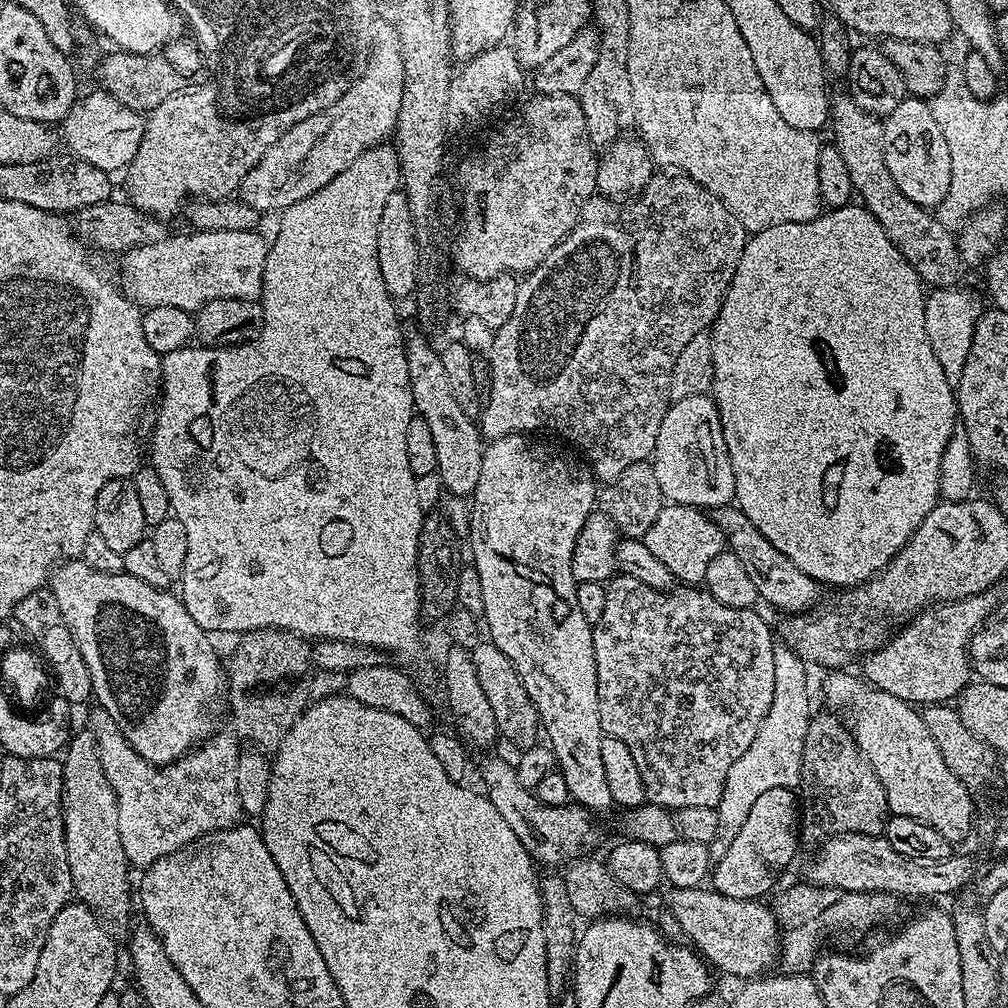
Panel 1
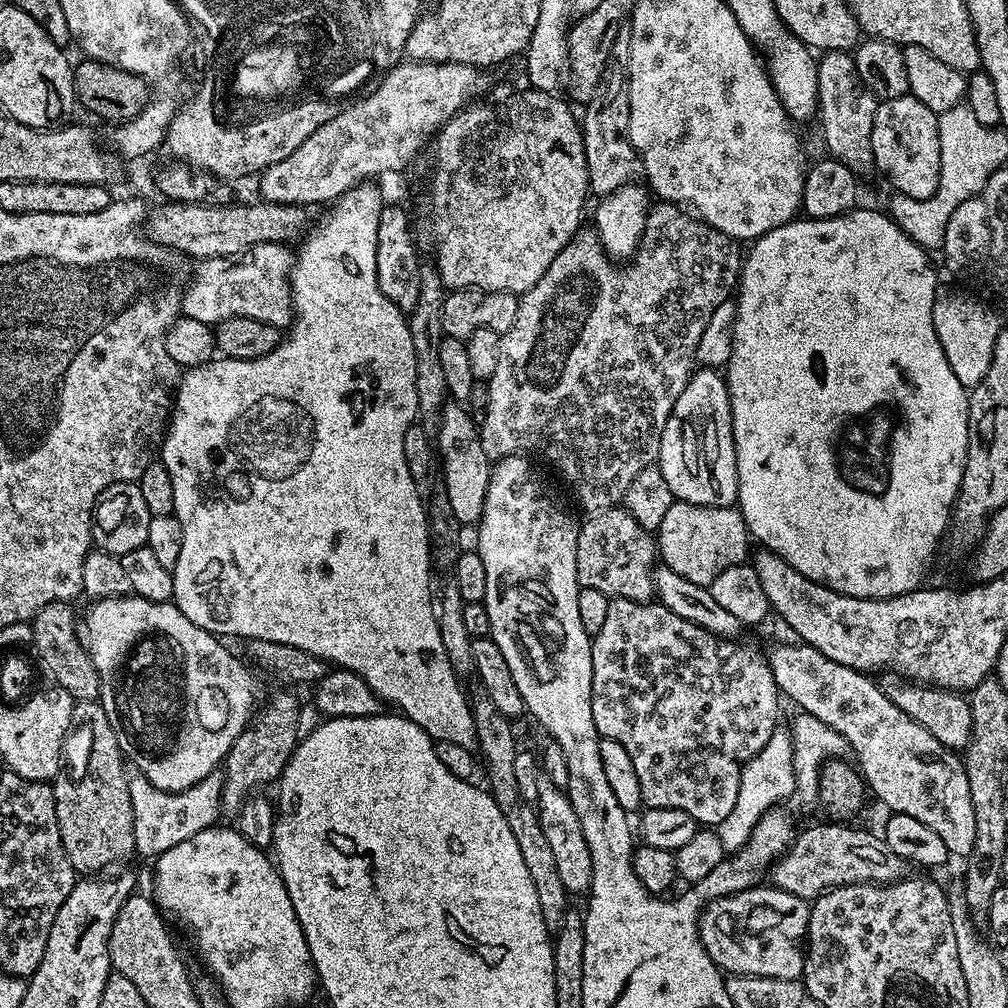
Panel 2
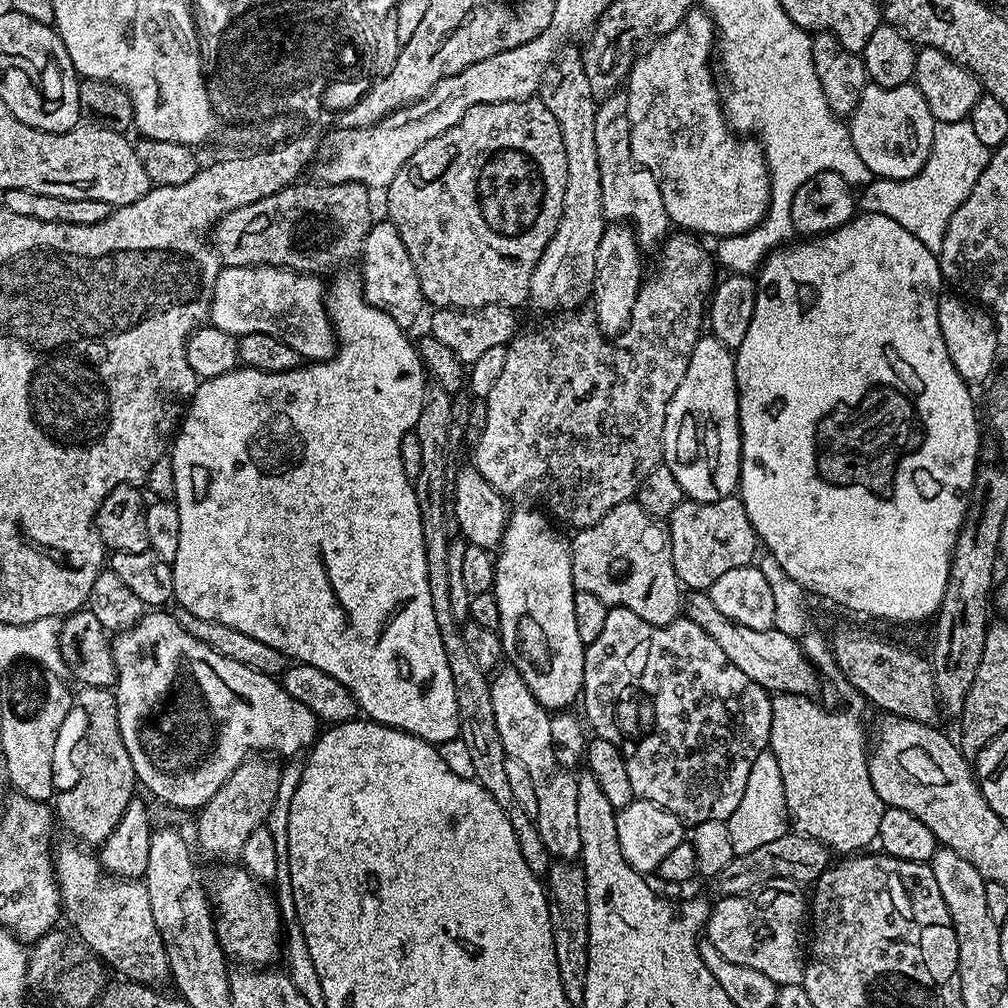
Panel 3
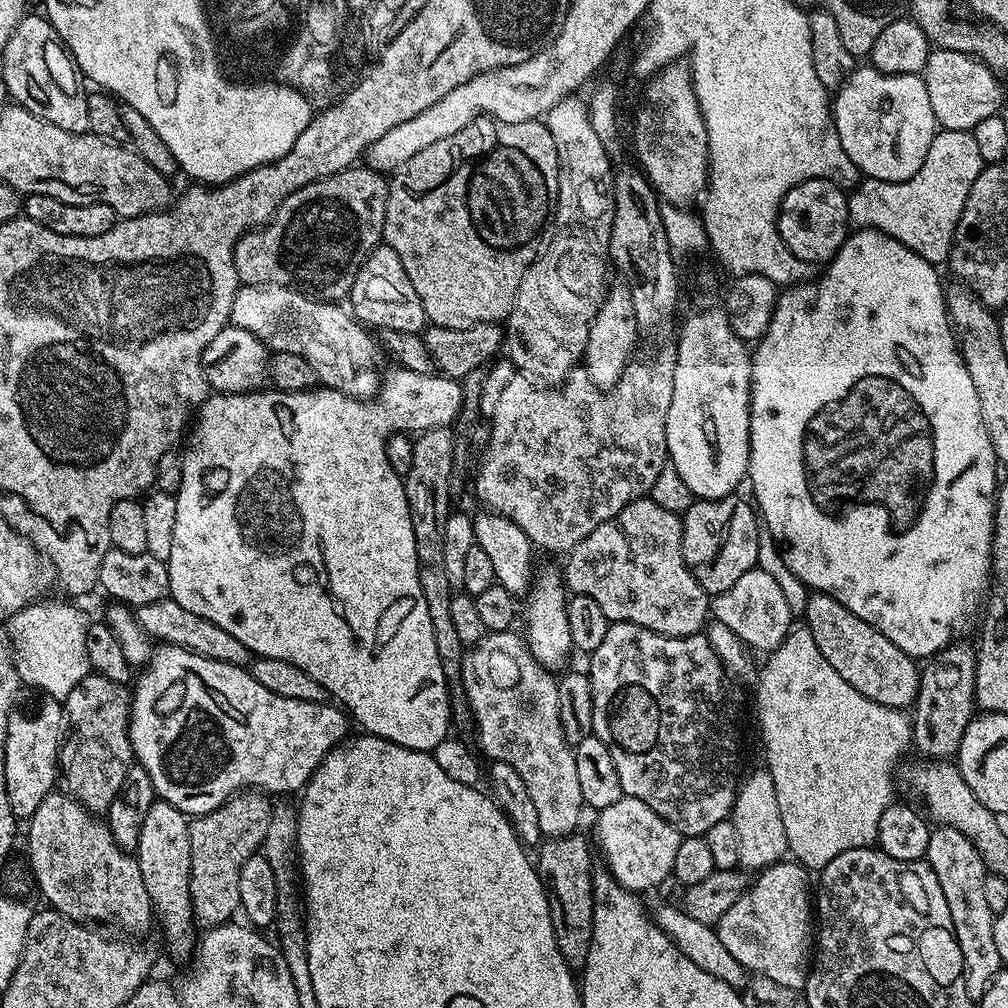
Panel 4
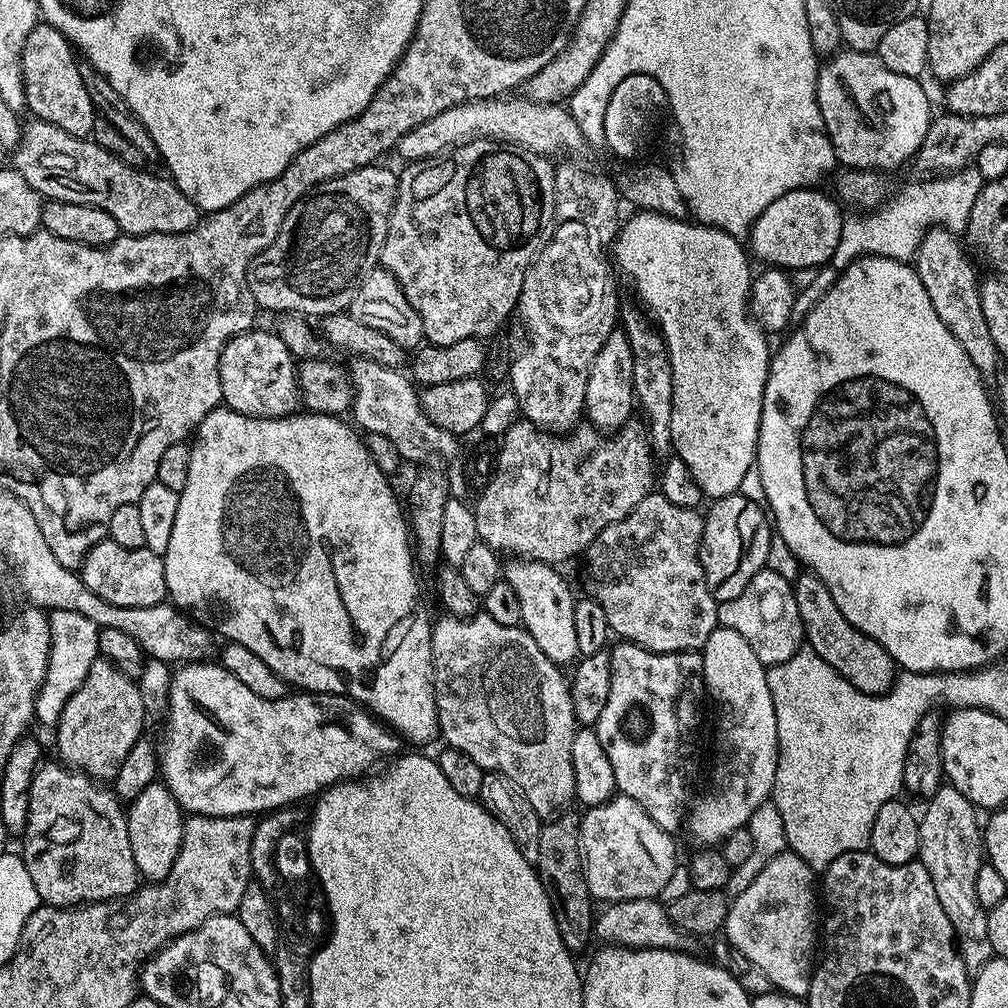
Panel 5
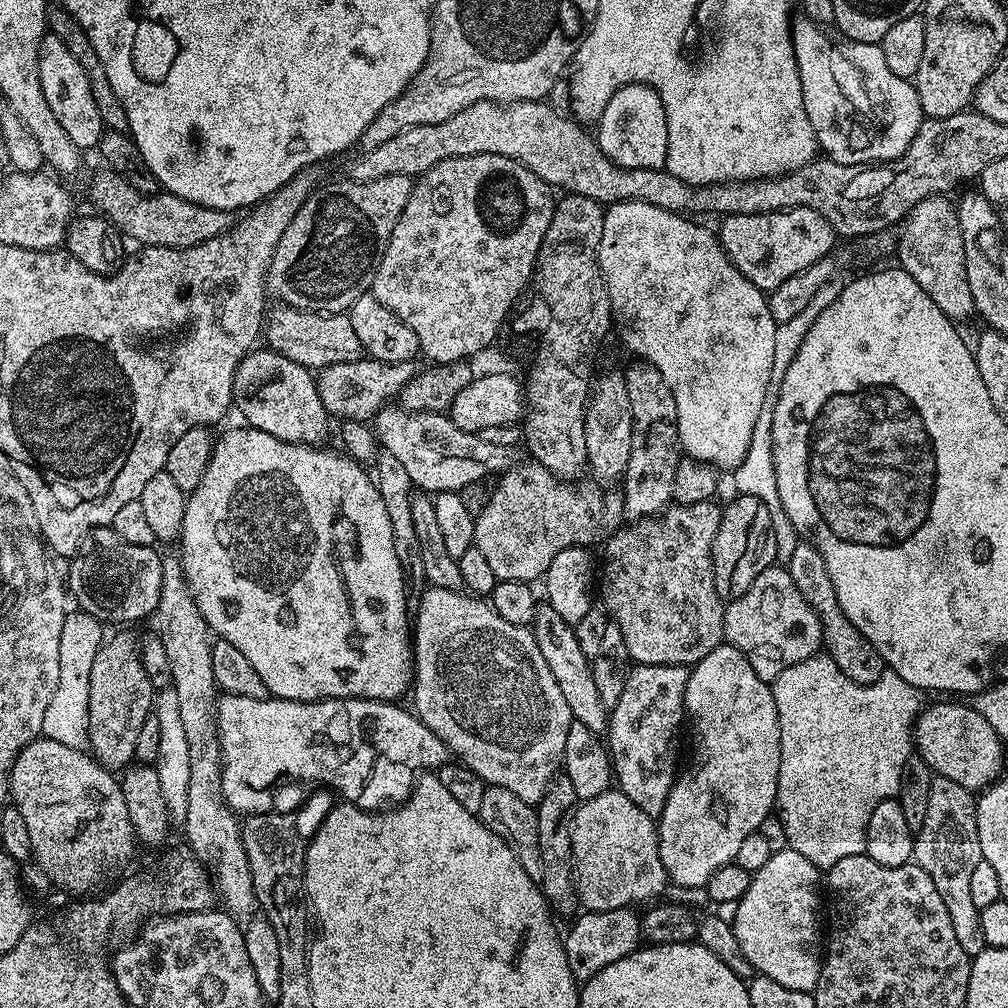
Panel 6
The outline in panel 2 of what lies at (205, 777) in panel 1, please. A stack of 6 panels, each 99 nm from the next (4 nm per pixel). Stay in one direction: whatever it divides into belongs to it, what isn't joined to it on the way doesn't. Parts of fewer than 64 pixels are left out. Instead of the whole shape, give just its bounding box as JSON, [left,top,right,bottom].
[129,771,224,858]

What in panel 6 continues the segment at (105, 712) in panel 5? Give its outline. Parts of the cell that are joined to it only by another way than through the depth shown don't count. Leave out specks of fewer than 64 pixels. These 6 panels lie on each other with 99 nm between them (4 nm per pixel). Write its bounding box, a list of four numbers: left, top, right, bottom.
[88,635,154,770]

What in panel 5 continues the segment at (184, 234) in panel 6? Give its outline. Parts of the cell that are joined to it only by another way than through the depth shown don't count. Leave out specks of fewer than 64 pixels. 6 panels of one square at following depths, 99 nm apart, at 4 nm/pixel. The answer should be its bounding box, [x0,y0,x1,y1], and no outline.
[14,119,200,236]

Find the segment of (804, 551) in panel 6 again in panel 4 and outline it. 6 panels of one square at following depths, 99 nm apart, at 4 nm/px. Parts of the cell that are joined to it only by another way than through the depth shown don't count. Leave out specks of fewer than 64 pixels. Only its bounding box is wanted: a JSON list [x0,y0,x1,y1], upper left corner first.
[803,592,920,709]

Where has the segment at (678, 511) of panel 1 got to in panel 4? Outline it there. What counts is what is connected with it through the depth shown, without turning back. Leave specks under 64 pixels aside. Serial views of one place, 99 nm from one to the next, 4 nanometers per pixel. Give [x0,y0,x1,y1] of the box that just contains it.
[682,494,758,597]

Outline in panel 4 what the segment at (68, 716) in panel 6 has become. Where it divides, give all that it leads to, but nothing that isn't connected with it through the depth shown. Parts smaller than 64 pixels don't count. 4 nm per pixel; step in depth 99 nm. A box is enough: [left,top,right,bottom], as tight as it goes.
[6,600,90,702]

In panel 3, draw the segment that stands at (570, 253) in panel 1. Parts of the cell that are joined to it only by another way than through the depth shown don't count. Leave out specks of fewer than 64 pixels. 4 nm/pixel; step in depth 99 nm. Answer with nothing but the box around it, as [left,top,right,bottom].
[474,230,717,530]

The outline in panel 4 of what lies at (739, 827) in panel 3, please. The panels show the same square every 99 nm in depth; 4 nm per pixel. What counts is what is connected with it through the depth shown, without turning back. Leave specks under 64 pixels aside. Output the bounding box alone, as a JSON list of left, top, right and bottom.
[732,770,789,870]

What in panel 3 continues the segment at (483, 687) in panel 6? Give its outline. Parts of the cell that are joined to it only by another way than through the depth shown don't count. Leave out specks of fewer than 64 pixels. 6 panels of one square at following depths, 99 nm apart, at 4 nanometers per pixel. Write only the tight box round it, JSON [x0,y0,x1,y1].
[490,667,582,862]

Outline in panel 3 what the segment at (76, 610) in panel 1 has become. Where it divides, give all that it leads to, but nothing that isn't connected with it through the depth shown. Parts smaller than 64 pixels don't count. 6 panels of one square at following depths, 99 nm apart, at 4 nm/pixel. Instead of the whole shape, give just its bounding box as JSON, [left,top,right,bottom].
[112,610,318,810]

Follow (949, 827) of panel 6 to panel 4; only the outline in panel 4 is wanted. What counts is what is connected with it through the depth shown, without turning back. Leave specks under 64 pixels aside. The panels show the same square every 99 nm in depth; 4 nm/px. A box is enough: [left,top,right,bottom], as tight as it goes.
[926,828,1002,1002]

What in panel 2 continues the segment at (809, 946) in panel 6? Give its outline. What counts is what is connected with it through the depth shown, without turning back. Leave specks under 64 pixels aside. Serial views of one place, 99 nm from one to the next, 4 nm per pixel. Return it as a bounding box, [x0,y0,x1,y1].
[700,886,809,980]

